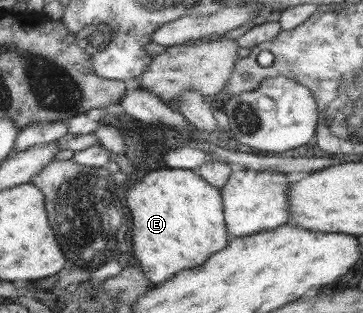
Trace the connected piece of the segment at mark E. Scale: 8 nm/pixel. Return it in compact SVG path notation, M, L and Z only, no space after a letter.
M177 168L157 169L148 172L128 190L128 205L133 214L133 249L143 273L154 284L161 284L174 274L201 266L212 254L229 244L221 191L191 170Z

